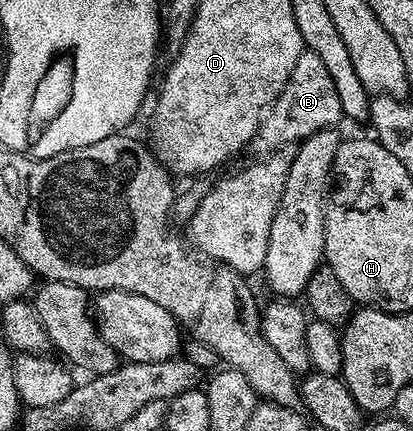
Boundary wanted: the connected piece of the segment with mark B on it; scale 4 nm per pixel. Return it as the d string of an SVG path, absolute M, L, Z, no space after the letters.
M304 51L300 59L296 59L296 67L292 67L292 75L288 83L284 83L284 91L271 103L262 115L258 130L254 133L252 149L258 155L269 155L277 150L297 146L308 135L316 135L321 129L332 129L343 120L340 99L336 95L336 87L328 75L324 63L314 53Z

